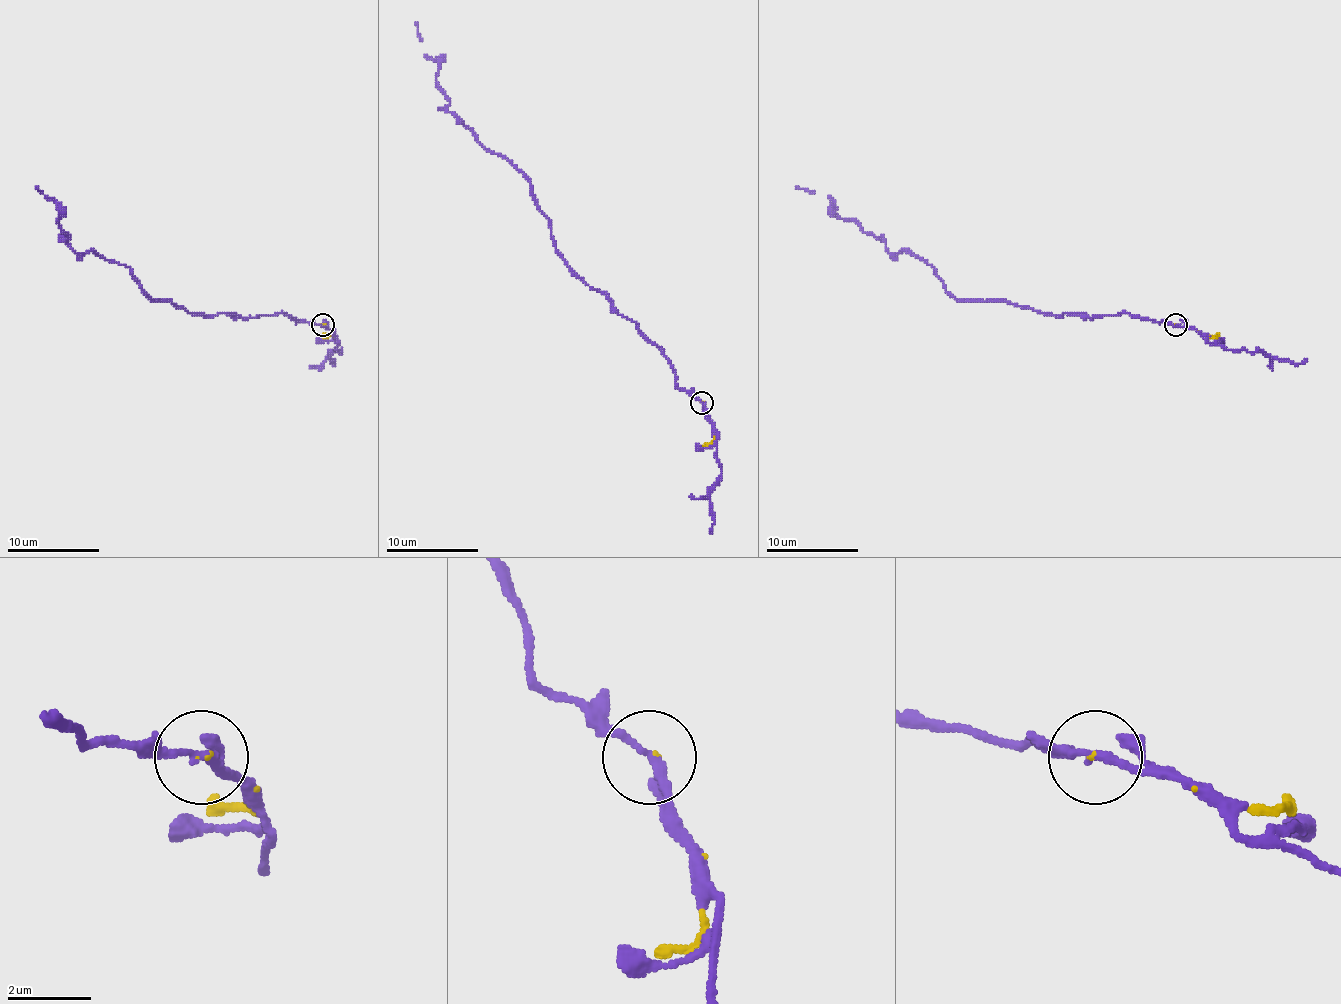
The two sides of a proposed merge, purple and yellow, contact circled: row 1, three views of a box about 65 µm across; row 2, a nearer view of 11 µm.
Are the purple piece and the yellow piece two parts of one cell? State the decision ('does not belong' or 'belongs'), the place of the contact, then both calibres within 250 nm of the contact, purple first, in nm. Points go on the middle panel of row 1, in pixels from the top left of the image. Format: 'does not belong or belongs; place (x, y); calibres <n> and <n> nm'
belongs; place (702, 402); calibres 200 and 40 nm

